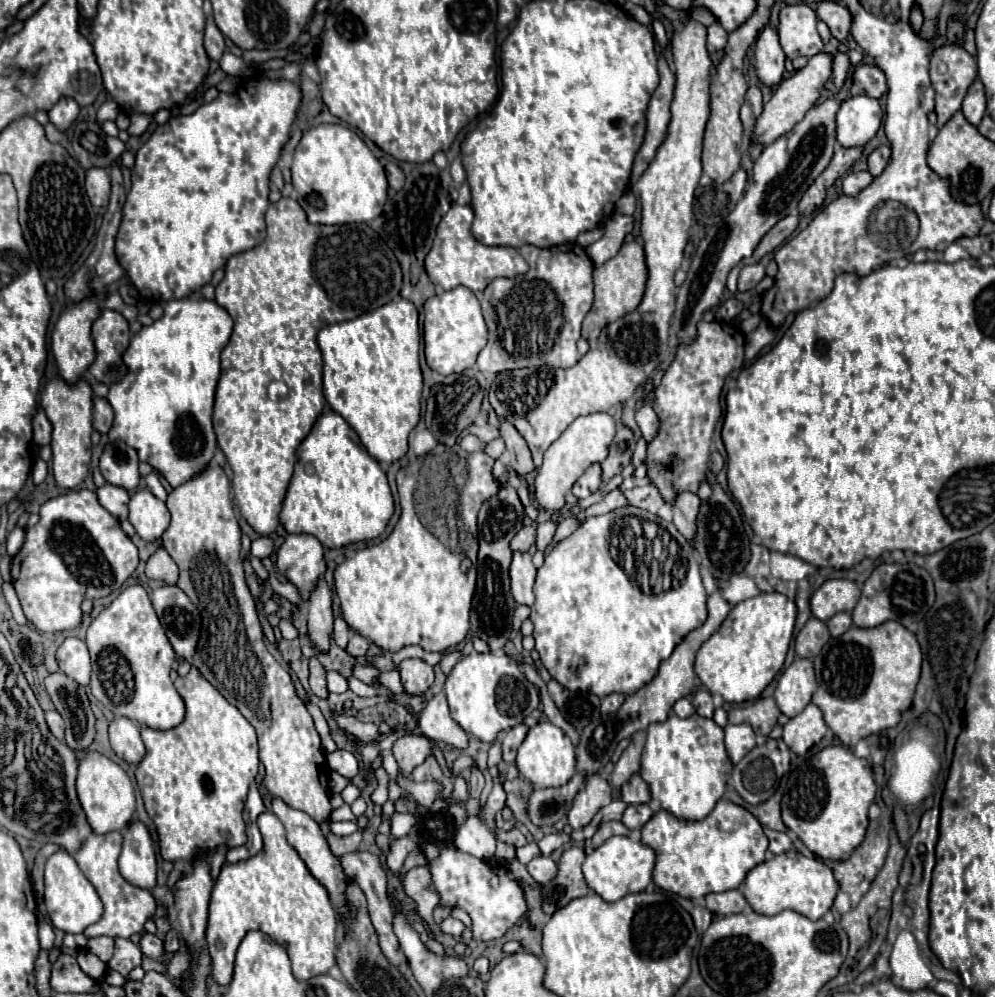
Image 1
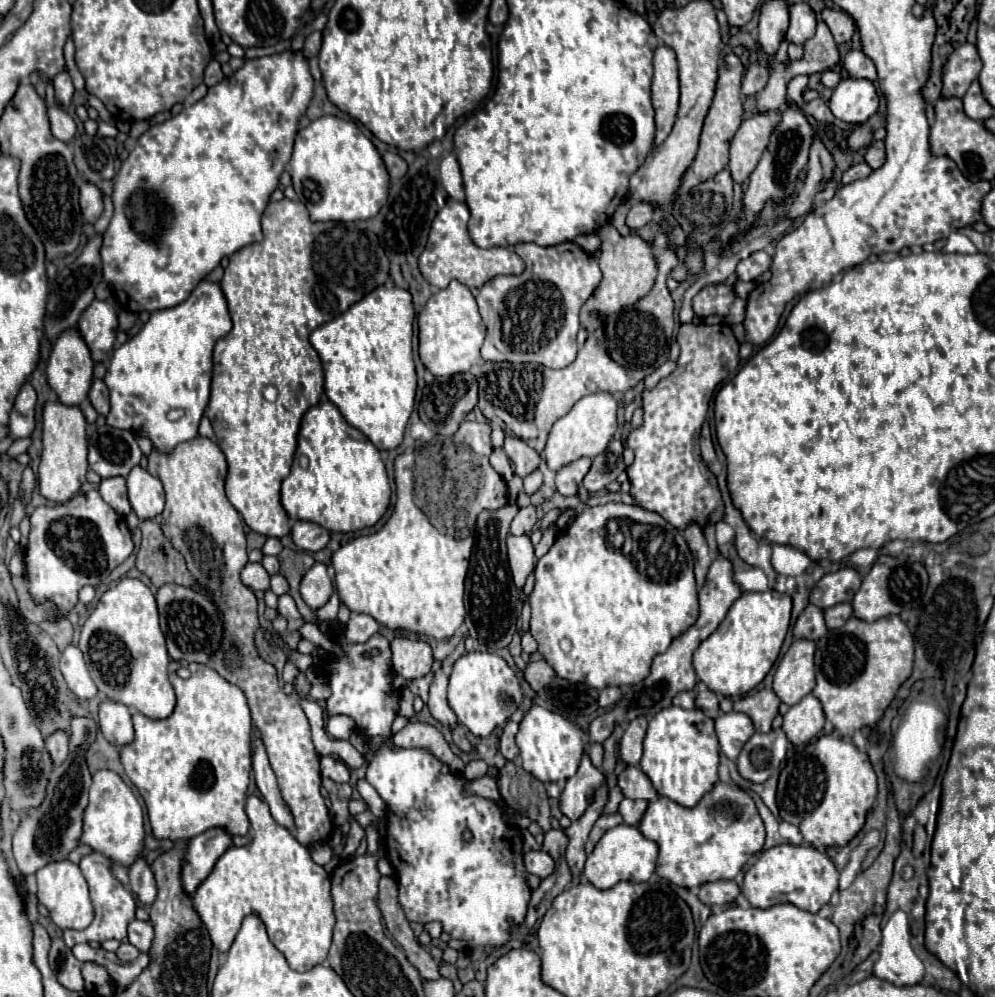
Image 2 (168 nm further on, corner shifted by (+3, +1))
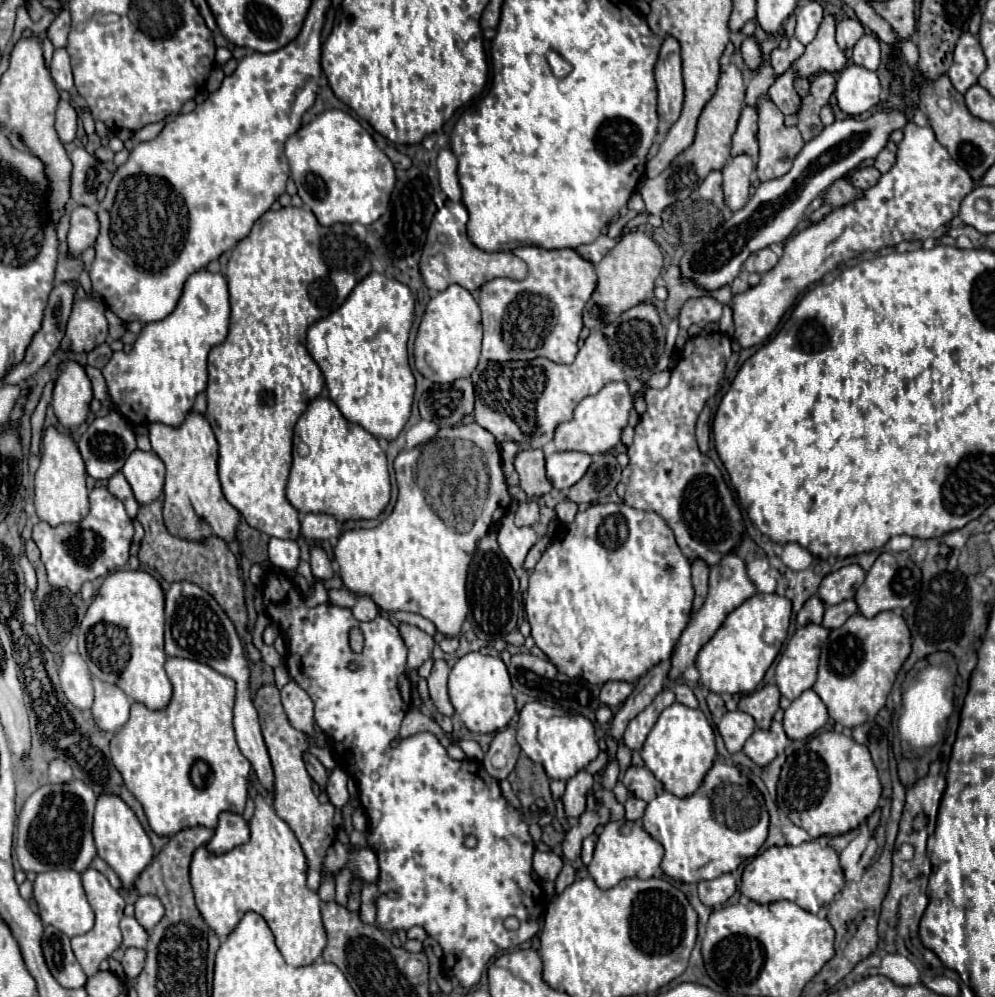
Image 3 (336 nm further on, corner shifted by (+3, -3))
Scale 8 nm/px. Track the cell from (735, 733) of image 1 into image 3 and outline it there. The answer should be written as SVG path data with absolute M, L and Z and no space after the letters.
M735 710L735 712L727 712L721 718L721 722L717 724L717 730L723 736L727 750L733 754L733 752L739 752L747 742L747 738L753 734L755 722L753 718L749 718L749 714Z

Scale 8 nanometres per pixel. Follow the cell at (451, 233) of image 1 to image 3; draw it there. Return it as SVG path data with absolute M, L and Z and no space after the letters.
M447 202L441 210L437 210L437 214L431 220L431 226L427 230L427 240L423 246L423 254L421 254L421 276L427 288L431 290L445 290L451 284L459 284L467 290L477 290L481 288L485 282L493 280L493 278L511 278L511 280L523 280L527 276L527 264L517 258L511 252L483 252L479 250L469 238L467 238L467 230L465 230L465 222L467 222L467 210L461 202Z

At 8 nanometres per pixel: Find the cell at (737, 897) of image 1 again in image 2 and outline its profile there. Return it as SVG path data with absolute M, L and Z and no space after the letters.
M719 880L719 882L707 882L699 890L699 900L705 906L725 906L735 902L735 898L741 894L739 886L733 880Z

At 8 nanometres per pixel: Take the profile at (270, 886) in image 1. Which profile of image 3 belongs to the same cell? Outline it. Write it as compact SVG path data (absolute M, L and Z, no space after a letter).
M255 796L255 814L251 818L251 840L247 844L235 846L225 854L213 854L207 850L207 846L199 846L191 860L191 886L195 892L195 902L209 928L215 930L217 936L227 936L237 926L241 916L247 910L253 910L265 918L277 940L277 948L281 950L285 962L291 966L313 964L315 958L321 956L327 942L325 928L321 922L321 906L319 906L321 900L317 892L307 888L305 882L307 882L305 854L291 828L275 814L273 806L263 796Z

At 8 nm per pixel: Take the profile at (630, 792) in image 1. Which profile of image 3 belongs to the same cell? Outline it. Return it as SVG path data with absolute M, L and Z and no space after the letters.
M629 766L629 770L623 776L623 784L633 796L645 802L651 802L657 796L657 788L659 788L659 782L645 766Z

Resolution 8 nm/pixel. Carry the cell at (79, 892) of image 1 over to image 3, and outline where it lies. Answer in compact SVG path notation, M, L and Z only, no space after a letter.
M49 870L49 872L37 874L37 878L33 882L33 898L37 902L37 912L41 916L41 922L57 926L57 930L67 934L69 938L85 934L93 928L95 914L93 914L91 904L87 902L79 872L75 872L75 870Z

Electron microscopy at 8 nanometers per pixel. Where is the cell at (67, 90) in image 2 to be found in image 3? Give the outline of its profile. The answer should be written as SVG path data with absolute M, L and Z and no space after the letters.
M57 48L53 52L49 72L59 90L73 90L73 74L71 74L71 64L69 64L69 54L65 48Z

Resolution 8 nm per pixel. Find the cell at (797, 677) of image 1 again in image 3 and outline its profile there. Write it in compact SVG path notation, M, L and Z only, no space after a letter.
M823 624L799 626L777 664L777 686L783 696L795 700L817 680L817 664L829 630Z

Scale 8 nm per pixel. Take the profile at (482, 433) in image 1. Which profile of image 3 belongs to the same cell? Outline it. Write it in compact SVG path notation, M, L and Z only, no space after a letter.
M471 422L443 428L443 432L459 432L459 438L477 444L483 454L487 454L491 478L489 498L473 528L469 532L443 528L443 520L425 502L425 496L417 484L413 452L401 452L393 464L399 486L399 496L393 512L373 530L357 528L343 532L333 552L335 560L339 562L339 574L345 588L353 590L355 594L371 596L381 610L405 610L421 614L423 618L431 620L441 634L457 636L463 620L470 612L466 594L467 573L477 542L487 534L493 522L501 520L503 514L507 514L511 496L501 468L499 444L485 428L481 428L477 422Z

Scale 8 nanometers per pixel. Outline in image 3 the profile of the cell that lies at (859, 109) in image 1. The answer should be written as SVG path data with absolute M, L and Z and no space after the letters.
M849 64L837 78L837 102L847 116L859 116L873 110L881 100L881 84L873 70Z

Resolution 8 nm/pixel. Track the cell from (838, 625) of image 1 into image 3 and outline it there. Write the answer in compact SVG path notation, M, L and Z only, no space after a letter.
M845 600L837 606L827 606L825 608L825 616L823 616L823 626L825 628L837 628L841 626L849 616L853 616L857 612L857 604L855 600Z

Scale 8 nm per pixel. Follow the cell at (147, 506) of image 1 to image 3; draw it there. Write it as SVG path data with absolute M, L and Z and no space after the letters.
M137 448L127 458L121 472L131 484L139 504L149 504L161 496L163 480L165 480L165 466L157 454L143 452Z

